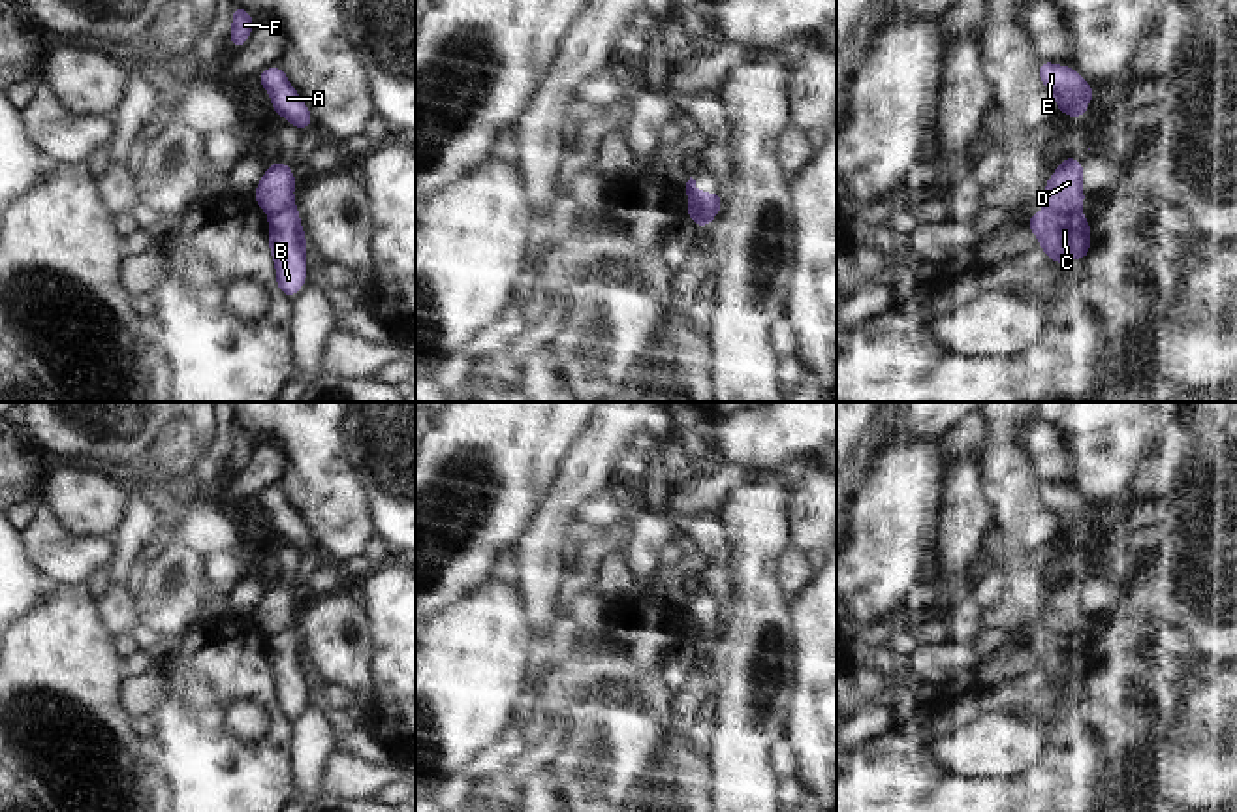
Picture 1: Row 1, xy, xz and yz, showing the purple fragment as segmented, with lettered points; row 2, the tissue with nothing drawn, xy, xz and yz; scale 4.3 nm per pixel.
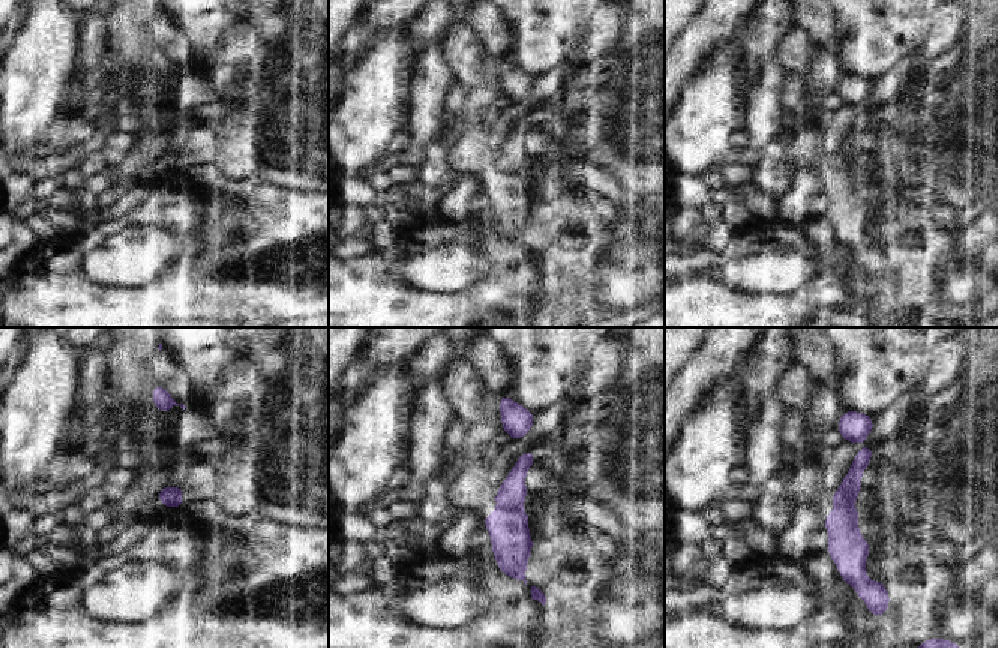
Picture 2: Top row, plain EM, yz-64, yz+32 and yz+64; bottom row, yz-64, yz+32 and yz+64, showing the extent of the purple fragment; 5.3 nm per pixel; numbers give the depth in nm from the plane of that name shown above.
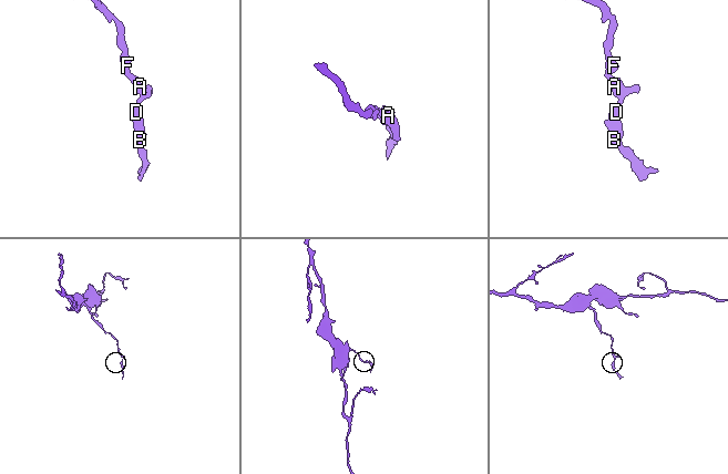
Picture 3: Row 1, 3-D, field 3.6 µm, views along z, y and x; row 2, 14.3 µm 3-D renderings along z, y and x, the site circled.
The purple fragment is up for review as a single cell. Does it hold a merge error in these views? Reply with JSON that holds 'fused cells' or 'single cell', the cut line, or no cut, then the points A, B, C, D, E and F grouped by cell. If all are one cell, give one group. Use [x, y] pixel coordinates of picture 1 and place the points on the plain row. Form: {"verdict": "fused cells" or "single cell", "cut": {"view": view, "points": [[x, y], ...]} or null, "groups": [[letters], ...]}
{"verdict": "fused cells", "cut": {"view": "yz", "points": [[1048, 626], [1078, 632]]}, "groups": [["A", "D", "E", "F"], ["B", "C"]]}

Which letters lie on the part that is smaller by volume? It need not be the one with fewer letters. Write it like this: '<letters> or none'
B, C

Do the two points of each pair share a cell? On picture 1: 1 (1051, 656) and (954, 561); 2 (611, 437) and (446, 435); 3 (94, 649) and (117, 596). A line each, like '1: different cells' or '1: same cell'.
1: different cells
2: different cells
3: different cells

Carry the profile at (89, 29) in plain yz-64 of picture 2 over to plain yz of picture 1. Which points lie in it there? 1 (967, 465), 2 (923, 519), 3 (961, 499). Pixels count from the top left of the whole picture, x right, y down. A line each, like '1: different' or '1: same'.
1: same
2: different
3: same

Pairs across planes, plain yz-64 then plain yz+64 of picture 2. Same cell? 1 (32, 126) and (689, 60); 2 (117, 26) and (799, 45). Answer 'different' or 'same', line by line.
1: different
2: same

